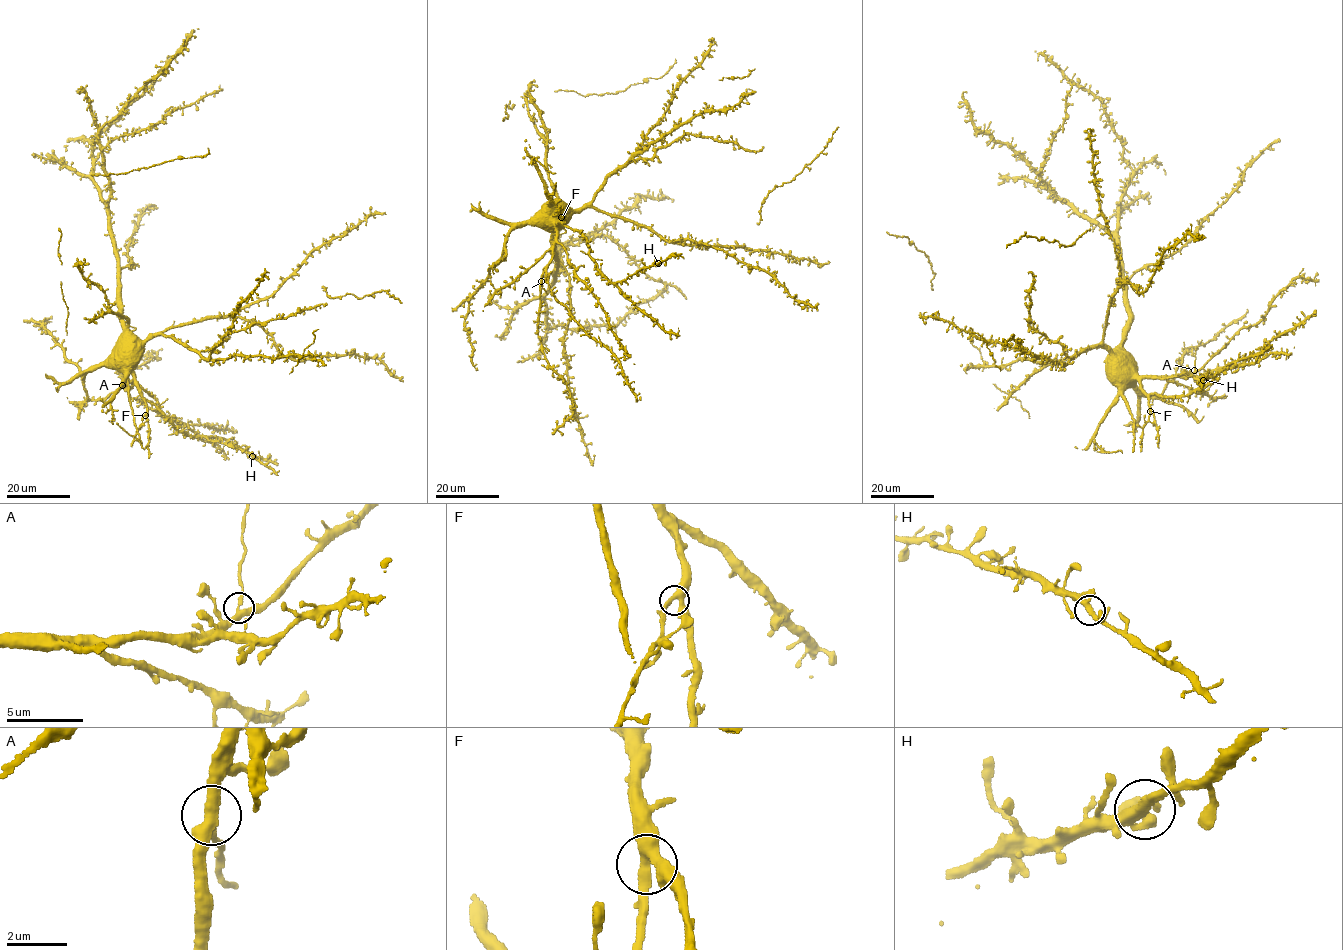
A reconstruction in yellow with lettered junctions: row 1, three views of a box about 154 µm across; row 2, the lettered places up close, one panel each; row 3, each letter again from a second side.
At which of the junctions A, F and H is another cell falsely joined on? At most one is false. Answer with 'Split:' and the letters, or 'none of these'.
Split: A

